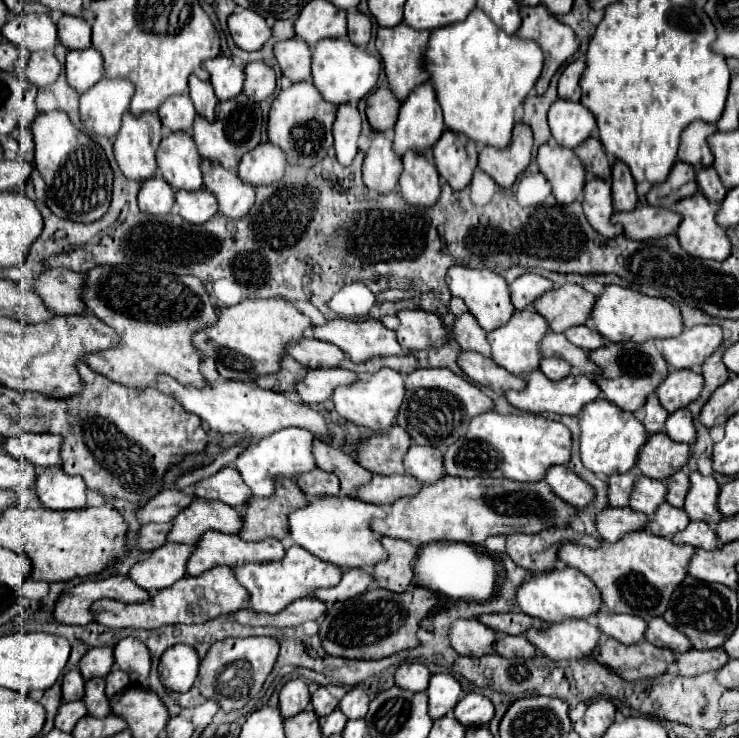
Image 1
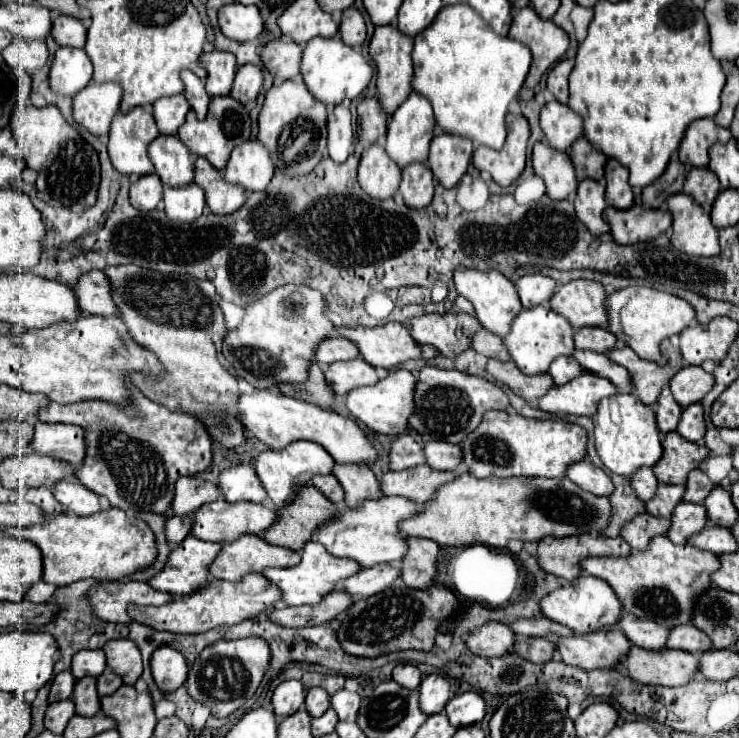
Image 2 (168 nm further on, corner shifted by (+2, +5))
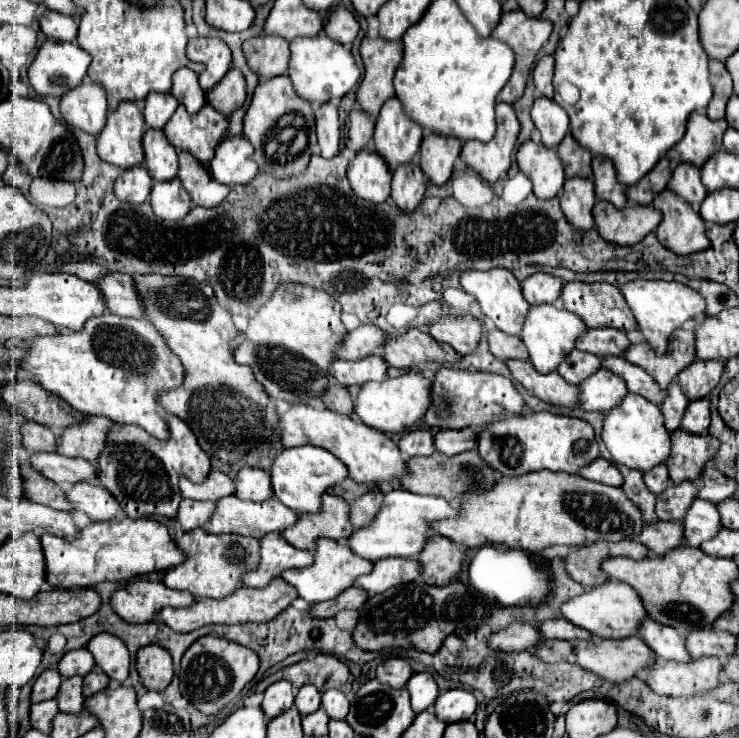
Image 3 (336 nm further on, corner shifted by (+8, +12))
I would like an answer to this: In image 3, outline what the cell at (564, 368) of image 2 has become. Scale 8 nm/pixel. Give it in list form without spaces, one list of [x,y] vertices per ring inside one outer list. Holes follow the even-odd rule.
[[[572,350],[564,358],[564,362],[558,366],[558,374],[568,384],[574,384],[574,386],[584,382],[586,378],[590,378],[598,370],[600,370],[600,358],[592,356],[588,352],[580,352],[580,350]]]

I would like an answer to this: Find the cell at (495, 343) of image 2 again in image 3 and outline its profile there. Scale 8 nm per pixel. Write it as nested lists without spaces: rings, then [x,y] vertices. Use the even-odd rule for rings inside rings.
[[[492,328],[488,332],[488,342],[490,342],[490,352],[498,360],[528,360],[528,350],[522,344],[518,336],[510,336],[500,332],[498,328]]]

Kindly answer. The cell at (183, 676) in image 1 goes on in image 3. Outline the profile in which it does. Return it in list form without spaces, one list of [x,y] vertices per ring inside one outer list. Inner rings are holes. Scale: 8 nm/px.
[[[158,644],[144,646],[136,654],[136,670],[142,678],[142,684],[146,682],[146,690],[162,692],[174,676],[172,656],[168,656],[168,650],[160,648]]]

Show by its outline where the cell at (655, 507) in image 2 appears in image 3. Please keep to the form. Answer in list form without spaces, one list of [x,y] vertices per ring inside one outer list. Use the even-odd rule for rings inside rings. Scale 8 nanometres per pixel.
[[[682,482],[682,484],[670,484],[656,502],[656,514],[660,520],[684,520],[692,500],[696,500],[700,490],[698,482]]]

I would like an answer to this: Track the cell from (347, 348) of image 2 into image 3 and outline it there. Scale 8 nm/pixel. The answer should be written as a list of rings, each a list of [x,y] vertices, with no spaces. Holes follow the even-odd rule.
[[[364,324],[364,326],[346,334],[344,344],[338,352],[338,358],[360,360],[360,358],[366,358],[372,354],[380,354],[386,338],[388,338],[388,334],[384,330],[380,330],[378,326]]]

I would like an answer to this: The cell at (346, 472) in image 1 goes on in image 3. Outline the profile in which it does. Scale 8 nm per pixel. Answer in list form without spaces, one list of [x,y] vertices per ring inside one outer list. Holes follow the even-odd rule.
[[[368,492],[368,494],[360,496],[352,504],[352,512],[350,512],[352,526],[354,528],[368,526],[368,520],[374,520],[374,516],[380,512],[380,508],[382,508],[382,492]]]

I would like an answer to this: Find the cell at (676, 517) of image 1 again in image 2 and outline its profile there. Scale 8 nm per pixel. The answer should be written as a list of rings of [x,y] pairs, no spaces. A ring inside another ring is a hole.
[[[678,503],[670,517],[672,525],[666,533],[666,537],[674,543],[686,543],[686,539],[698,531],[702,525],[708,523],[706,519],[706,507],[702,503]]]

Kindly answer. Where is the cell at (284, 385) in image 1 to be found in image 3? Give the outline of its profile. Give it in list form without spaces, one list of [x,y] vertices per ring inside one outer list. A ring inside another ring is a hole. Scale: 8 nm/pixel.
[[[332,382],[328,392],[322,396],[322,400],[324,400],[326,408],[332,410],[332,412],[346,414],[346,416],[350,416],[354,412],[354,400],[352,400],[350,392],[344,386],[340,386],[340,384]]]

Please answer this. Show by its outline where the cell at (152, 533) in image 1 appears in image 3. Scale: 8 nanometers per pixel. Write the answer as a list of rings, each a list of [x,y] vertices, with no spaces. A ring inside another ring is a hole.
[[[184,498],[180,502],[178,522],[182,524],[184,530],[194,530],[194,528],[204,526],[212,518],[214,510],[216,510],[214,502],[198,502],[198,500]]]

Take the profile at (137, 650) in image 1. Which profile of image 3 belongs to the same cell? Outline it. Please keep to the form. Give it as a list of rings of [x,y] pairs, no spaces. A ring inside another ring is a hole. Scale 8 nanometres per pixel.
[[[96,634],[86,648],[96,660],[96,666],[112,680],[124,682],[128,678],[128,666],[130,666],[130,656],[126,644],[112,636],[112,634]]]

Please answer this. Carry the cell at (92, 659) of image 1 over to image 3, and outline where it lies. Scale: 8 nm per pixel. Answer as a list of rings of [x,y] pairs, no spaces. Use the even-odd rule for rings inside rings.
[[[86,648],[70,650],[58,662],[58,670],[60,670],[62,678],[86,676],[92,668],[94,668],[94,658],[92,658],[92,654]]]

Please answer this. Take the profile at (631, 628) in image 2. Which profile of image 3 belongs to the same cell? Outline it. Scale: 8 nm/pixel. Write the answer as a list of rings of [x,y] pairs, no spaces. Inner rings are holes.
[[[646,618],[640,626],[640,636],[660,660],[674,660],[684,664],[692,660],[692,656],[686,650],[686,636],[674,628],[656,624],[654,620]]]

